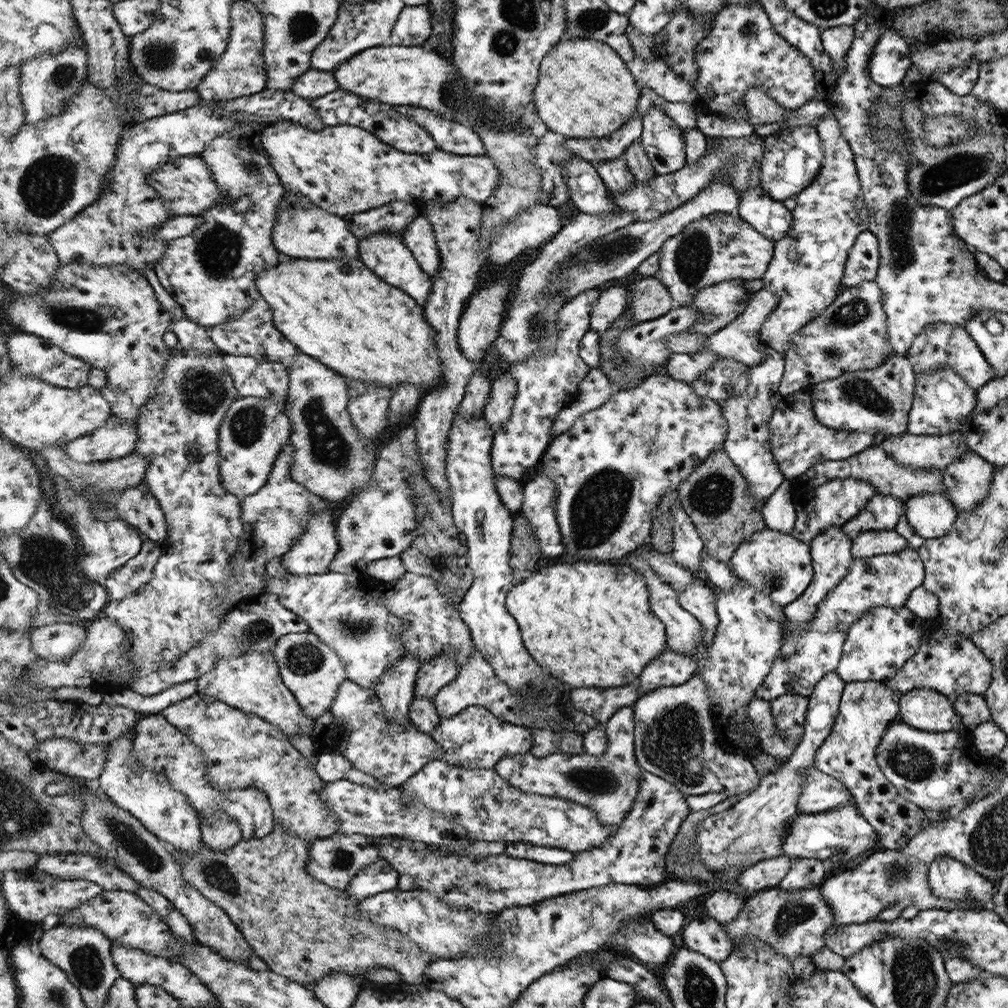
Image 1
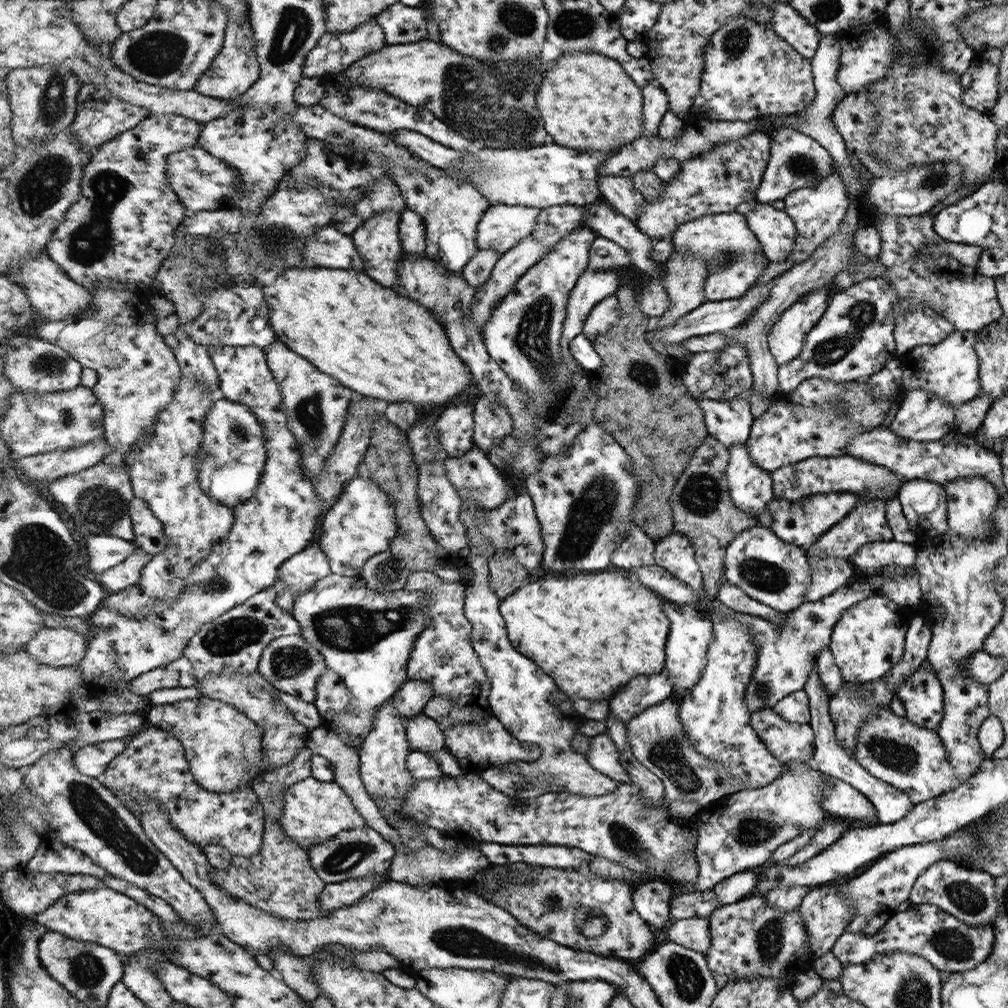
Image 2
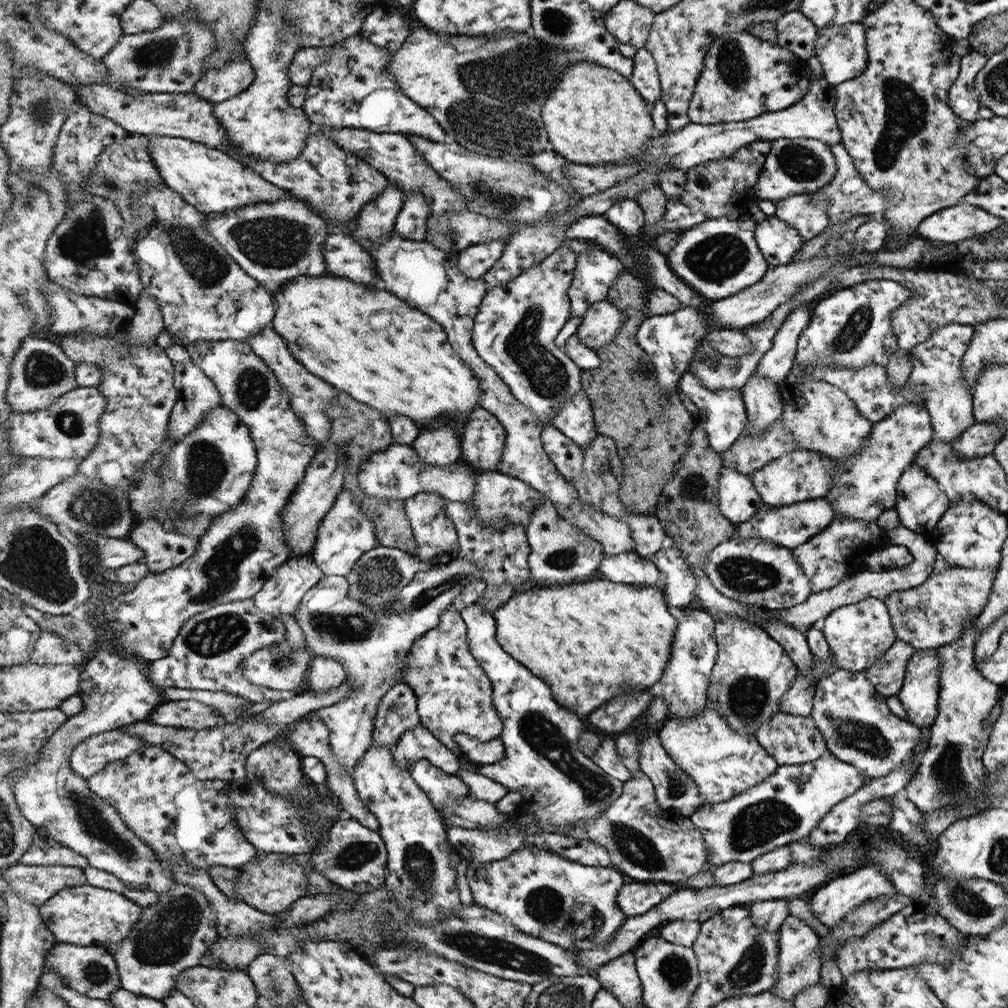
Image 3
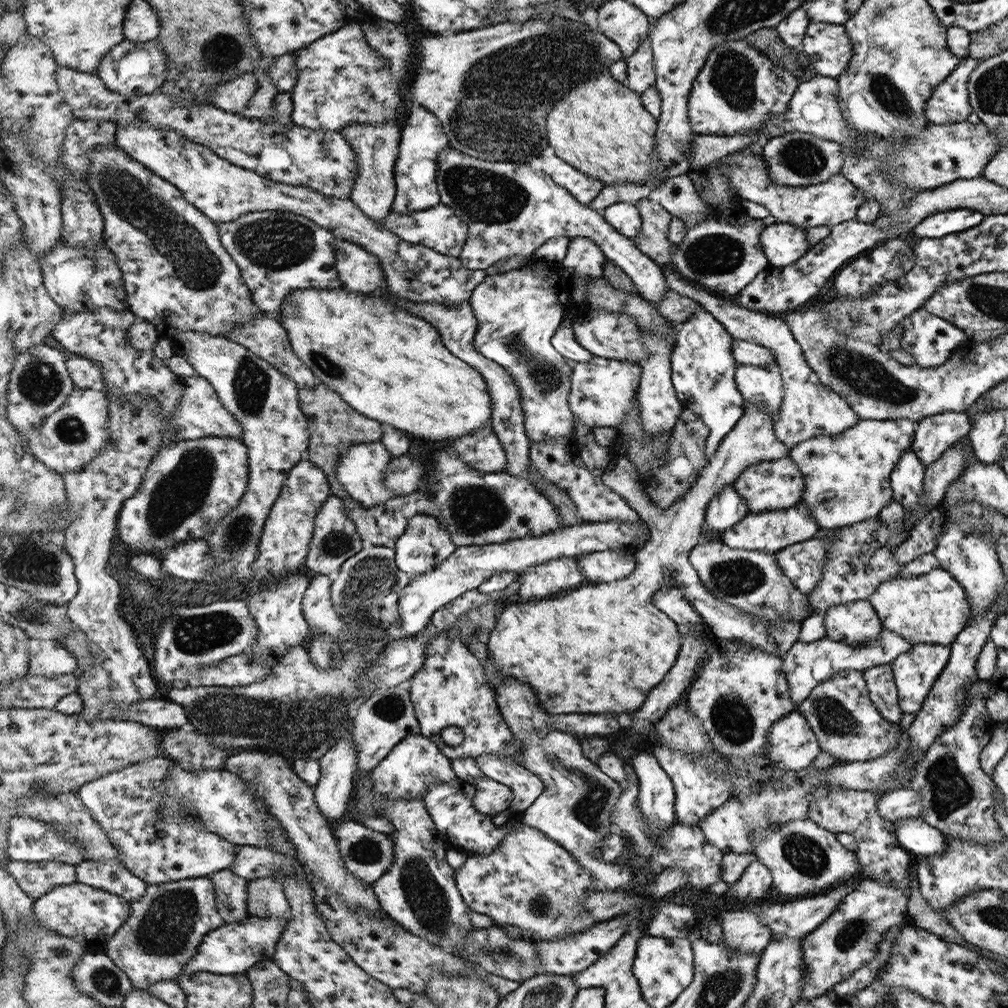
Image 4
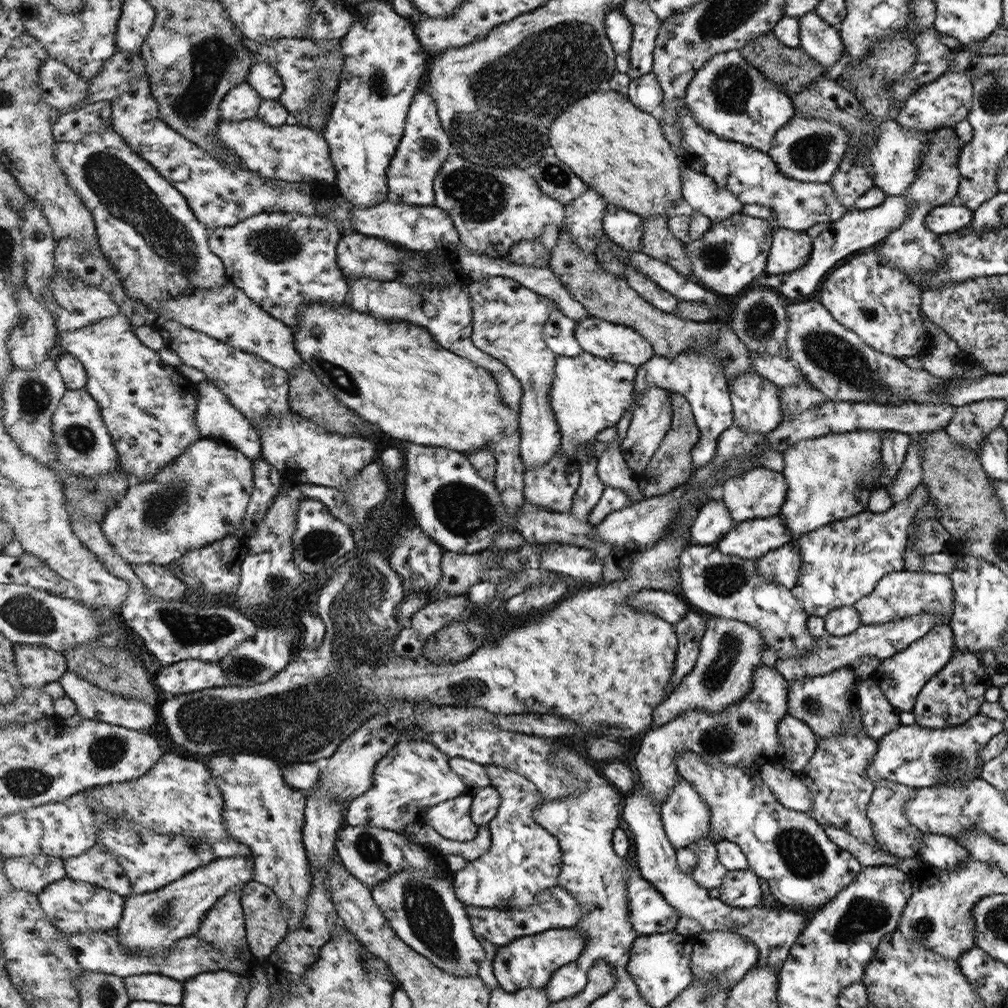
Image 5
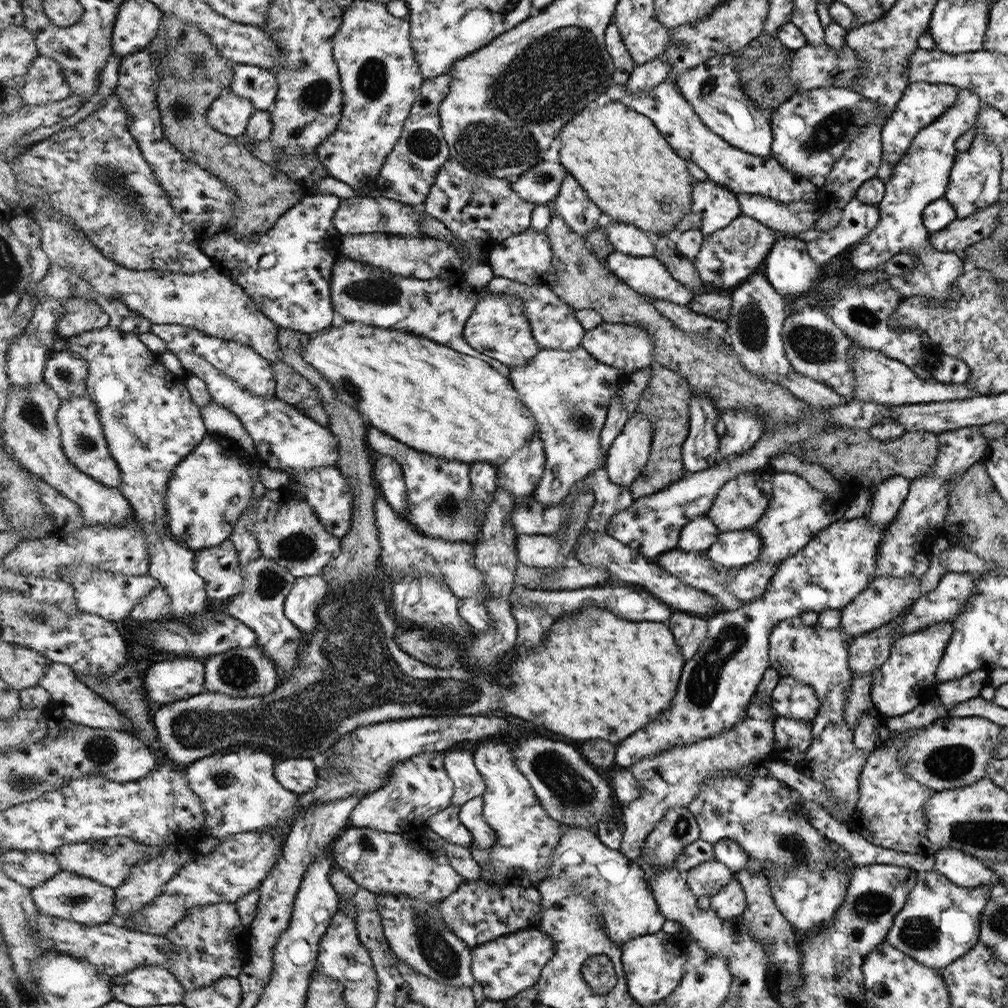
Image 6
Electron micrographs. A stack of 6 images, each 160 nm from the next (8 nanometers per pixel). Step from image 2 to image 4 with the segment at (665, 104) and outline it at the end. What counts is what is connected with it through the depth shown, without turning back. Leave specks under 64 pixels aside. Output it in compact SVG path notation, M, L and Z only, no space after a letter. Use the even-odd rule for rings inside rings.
M649 36L641 42L640 48L625 60L625 63L627 64L626 86L641 94L641 92L655 84L653 50Z

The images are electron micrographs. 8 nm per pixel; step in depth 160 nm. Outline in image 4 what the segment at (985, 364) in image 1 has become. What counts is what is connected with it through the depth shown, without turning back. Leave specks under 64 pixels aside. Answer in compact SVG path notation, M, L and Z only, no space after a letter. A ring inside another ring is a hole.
M923 306L910 316L906 316L900 324L904 324L906 328L901 338L901 348L916 359L916 366L922 368L934 369L943 366L962 343L968 343L969 336L962 328L946 322L946 319L938 318L937 315L929 314ZM943 412L921 418L917 421L916 436L911 452L916 454L922 465L928 467L942 454L956 444L962 437L967 437L972 423L968 415L962 412Z

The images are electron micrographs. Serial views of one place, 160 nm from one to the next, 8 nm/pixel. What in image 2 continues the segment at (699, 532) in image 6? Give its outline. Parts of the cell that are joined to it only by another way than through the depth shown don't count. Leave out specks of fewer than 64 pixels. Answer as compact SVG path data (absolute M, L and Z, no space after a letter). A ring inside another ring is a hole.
M743 444L729 448L728 481L733 502L748 514L758 516L775 498L770 472L762 470Z

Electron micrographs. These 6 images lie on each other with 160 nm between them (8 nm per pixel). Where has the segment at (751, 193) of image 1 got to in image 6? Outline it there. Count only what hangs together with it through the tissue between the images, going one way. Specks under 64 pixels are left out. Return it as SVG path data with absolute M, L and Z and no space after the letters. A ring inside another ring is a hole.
M780 236L777 239L763 264L763 270L765 277L769 279L783 298L814 291L823 278L821 267L809 254L808 243L796 236Z

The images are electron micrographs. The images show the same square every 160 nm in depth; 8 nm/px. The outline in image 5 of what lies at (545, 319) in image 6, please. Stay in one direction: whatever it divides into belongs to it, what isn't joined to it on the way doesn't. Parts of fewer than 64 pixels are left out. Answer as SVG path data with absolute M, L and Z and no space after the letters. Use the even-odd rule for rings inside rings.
M556 303L545 326L546 344L557 356L576 358L584 353L584 348L577 342L576 333L577 321L564 316Z

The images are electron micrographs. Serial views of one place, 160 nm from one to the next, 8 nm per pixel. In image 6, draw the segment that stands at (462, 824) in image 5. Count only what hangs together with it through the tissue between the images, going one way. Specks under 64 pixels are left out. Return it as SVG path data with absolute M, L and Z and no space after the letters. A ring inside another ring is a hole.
M451 805L431 817L427 822L426 831L433 831L436 835L454 845L470 848L473 839L470 832L460 823L460 808L462 806Z

